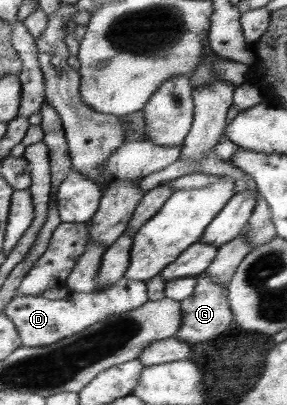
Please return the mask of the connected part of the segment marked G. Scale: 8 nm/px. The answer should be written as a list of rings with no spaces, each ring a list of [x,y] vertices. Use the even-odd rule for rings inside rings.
[[[207,271],[199,274],[198,287],[193,296],[182,301],[183,323],[178,338],[192,346],[201,342],[208,342],[216,335],[221,335],[234,319],[234,310],[231,309],[228,287],[218,284]]]

